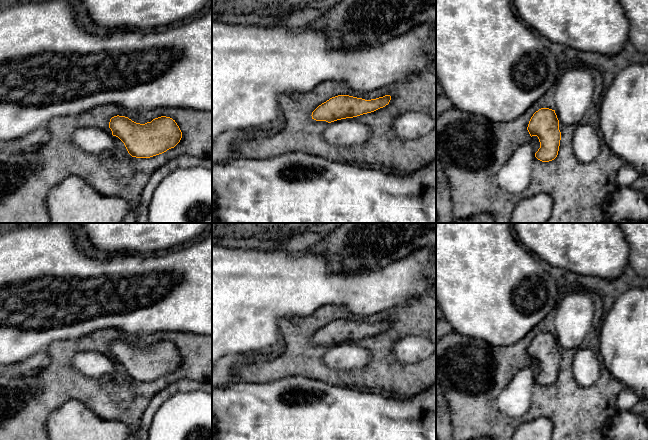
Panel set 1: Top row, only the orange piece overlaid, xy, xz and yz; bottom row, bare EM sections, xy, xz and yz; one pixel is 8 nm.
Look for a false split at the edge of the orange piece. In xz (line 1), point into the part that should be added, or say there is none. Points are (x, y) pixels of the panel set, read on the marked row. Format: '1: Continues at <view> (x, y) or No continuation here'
1: No continuation here

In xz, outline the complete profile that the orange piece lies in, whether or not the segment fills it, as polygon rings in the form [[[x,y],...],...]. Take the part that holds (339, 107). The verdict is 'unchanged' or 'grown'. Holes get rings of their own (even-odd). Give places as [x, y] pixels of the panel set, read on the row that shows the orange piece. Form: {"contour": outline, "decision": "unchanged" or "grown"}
{"contour": [[[338,95],[319,105],[312,112],[311,116],[312,119],[316,121],[326,121],[331,123],[337,120],[353,118],[374,112],[388,105],[390,100],[390,95],[371,100],[365,100],[349,95]]], "decision": "unchanged"}

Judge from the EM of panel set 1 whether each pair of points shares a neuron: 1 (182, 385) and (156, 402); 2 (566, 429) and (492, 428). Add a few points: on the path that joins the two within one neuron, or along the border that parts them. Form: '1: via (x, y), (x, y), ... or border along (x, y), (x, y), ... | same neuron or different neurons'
1: via (176, 387), (162, 396) | same neuron
2: via (548, 412), (534, 412), (526, 418), (510, 423) | same neuron

